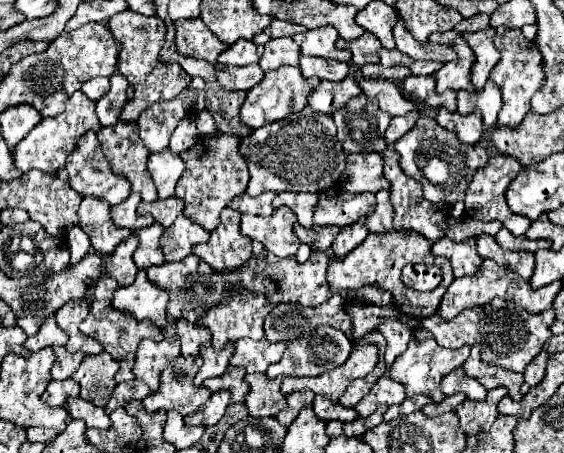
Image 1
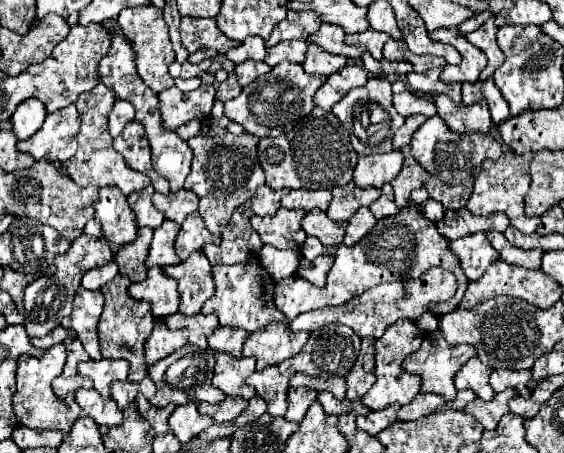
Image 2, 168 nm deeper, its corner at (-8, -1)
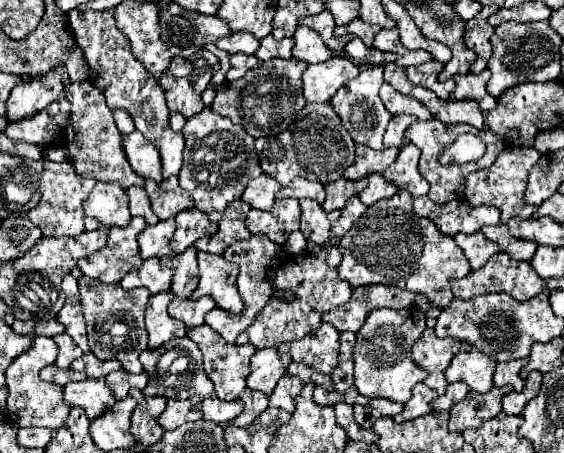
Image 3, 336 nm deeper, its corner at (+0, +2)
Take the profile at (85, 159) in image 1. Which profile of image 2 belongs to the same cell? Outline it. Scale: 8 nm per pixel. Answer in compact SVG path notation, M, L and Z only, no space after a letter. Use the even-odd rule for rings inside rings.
M102 82L98 86L94 86L90 92L84 92L78 96L78 100L74 102L78 106L80 118L82 118L82 126L80 126L80 134L78 134L78 152L64 162L66 170L70 172L70 178L80 186L96 186L96 188L106 188L106 186L118 186L122 190L124 196L132 194L132 192L140 192L142 188L146 188L150 184L150 178L146 178L144 174L130 170L122 158L122 154L118 154L112 148L112 136L108 132L108 112L112 110L116 102L116 94L104 86Z

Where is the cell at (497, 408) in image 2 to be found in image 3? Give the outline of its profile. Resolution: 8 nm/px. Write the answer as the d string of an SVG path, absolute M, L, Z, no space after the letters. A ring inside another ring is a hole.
M504 385L504 387L492 387L488 393L478 393L478 391L470 391L466 395L466 399L462 399L458 405L454 405L450 409L450 423L448 429L450 431L466 431L466 429L476 429L480 427L484 421L496 417L502 411L502 397L506 393L510 393L512 387Z

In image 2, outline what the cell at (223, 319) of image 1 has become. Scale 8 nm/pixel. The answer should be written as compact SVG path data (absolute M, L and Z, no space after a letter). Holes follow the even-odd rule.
M258 260L246 262L246 264L234 264L234 266L214 266L212 274L214 274L214 282L216 282L216 294L214 294L214 298L206 300L206 304L202 306L202 312L218 314L220 326L242 328L248 334L252 334L252 332L268 326L274 320L282 322L286 318L274 302L274 280L258 264Z

